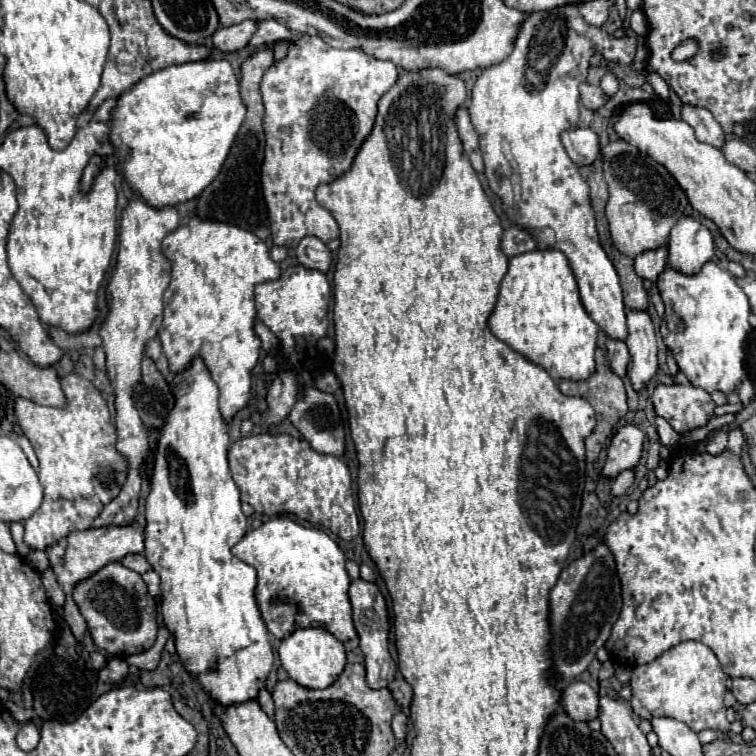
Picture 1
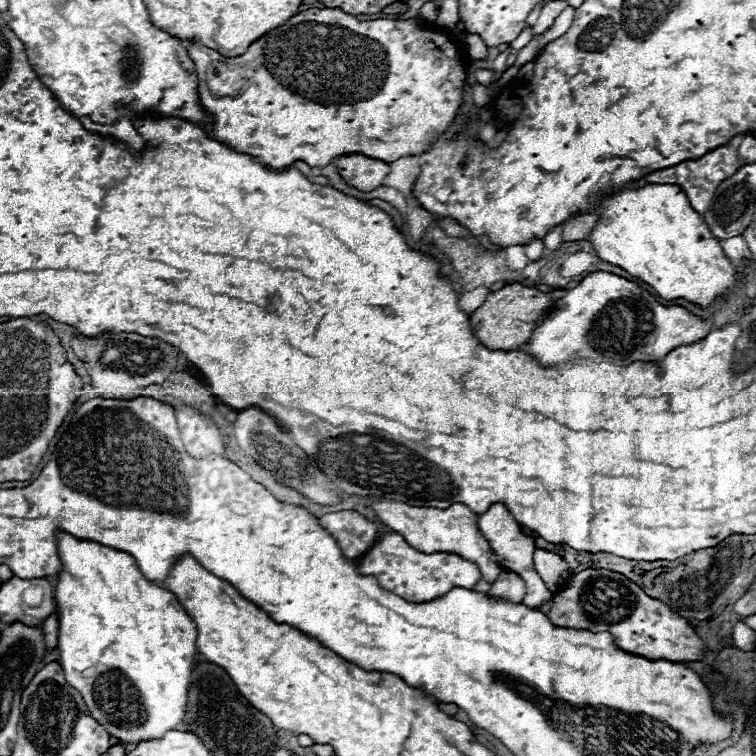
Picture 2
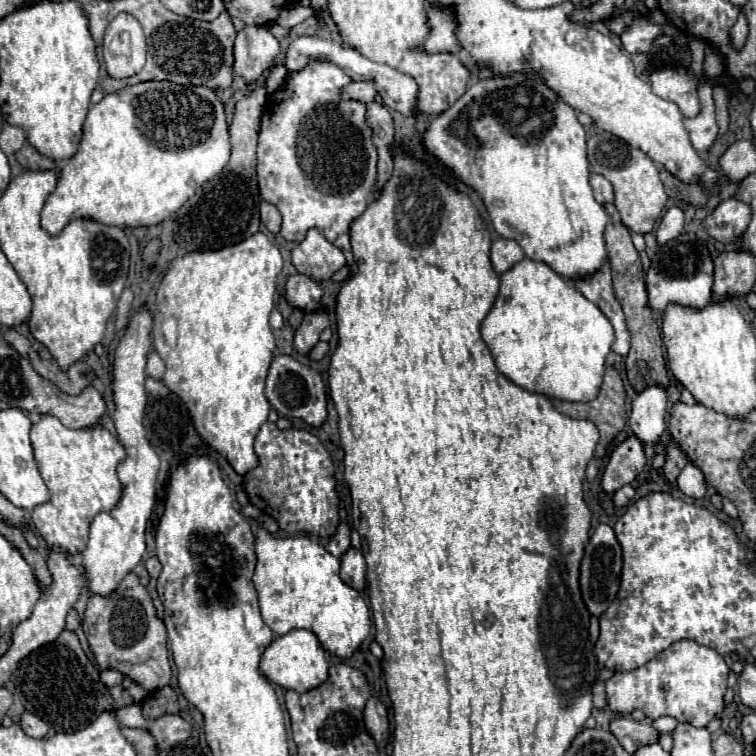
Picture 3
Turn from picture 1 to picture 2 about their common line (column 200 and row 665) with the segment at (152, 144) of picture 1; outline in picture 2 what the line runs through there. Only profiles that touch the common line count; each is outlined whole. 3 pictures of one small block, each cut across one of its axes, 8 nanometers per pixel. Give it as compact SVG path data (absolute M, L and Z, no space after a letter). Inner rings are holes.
M56 532L58 536L58 556L62 560L62 572L58 574L58 582L54 586L54 600L56 600L56 612L58 612L58 652L60 652L60 666L64 670L66 682L76 688L86 706L88 712L106 728L110 736L116 736L122 740L122 744L138 744L152 738L162 738L168 730L176 730L176 726L182 722L186 714L186 702L188 702L188 686L190 686L190 672L196 656L196 626L194 620L188 616L188 612L182 608L182 604L176 600L176 596L158 584L146 580L146 576L138 570L134 558L128 552L120 552L108 546L102 546L98 542L80 540L70 536L68 532Z

